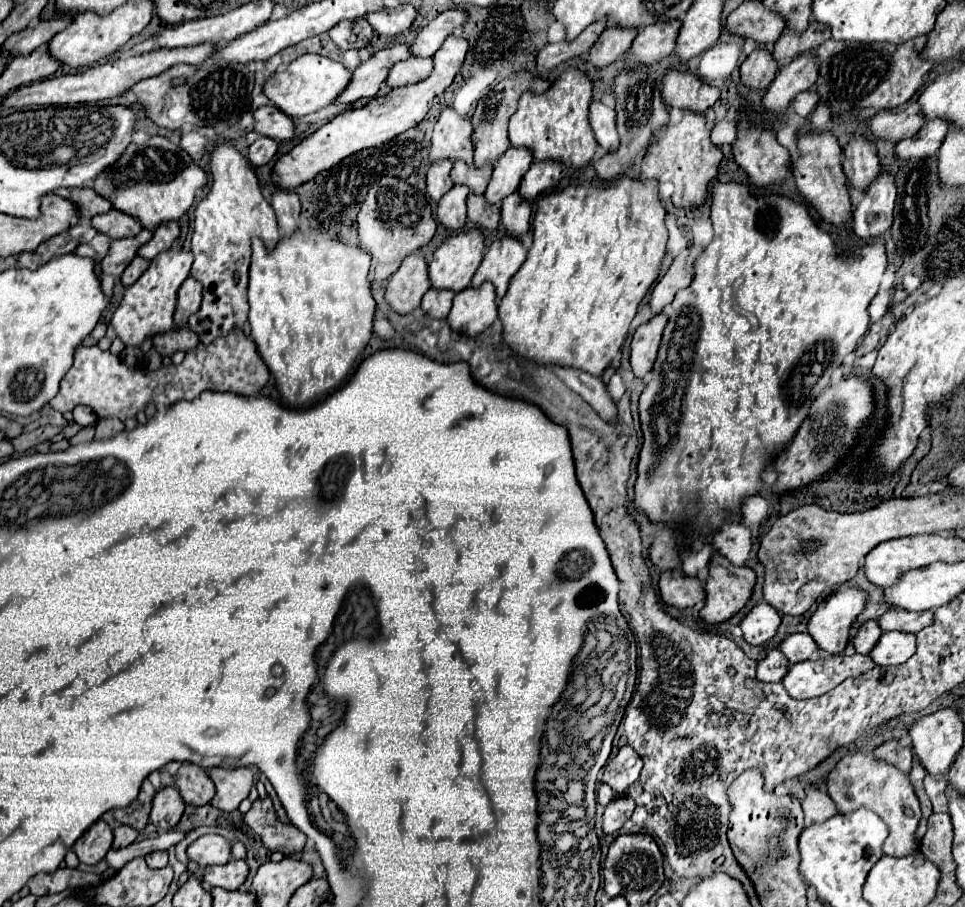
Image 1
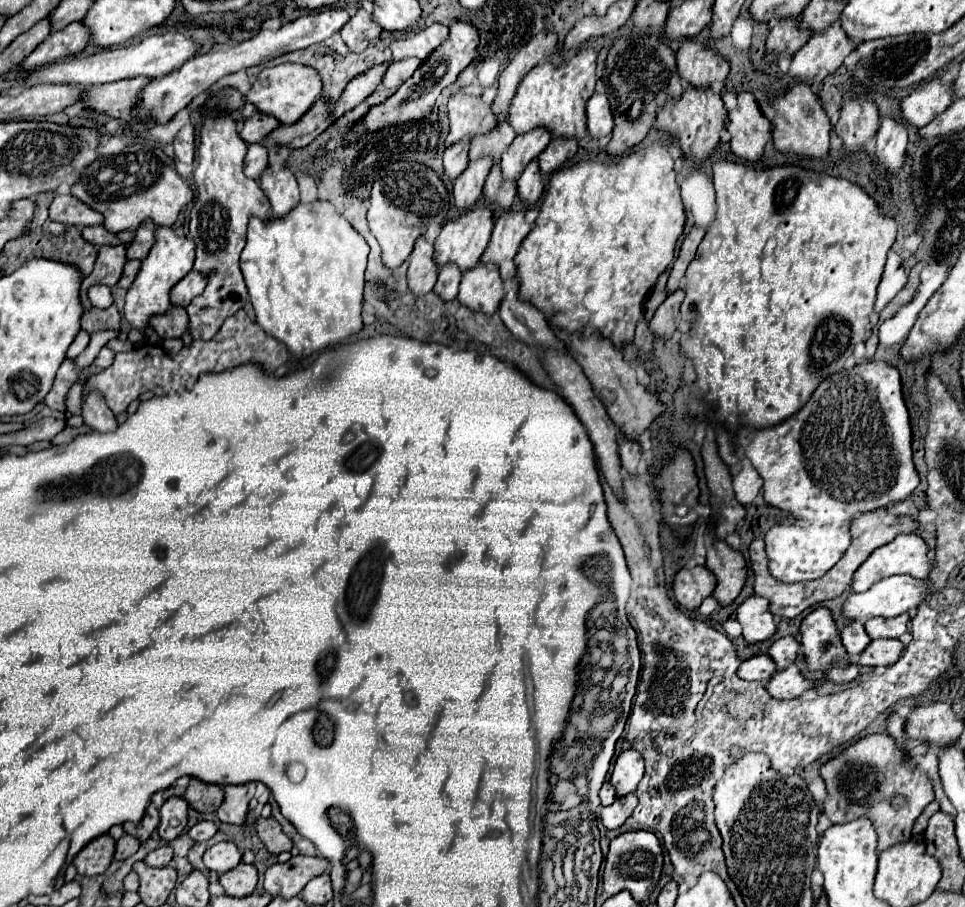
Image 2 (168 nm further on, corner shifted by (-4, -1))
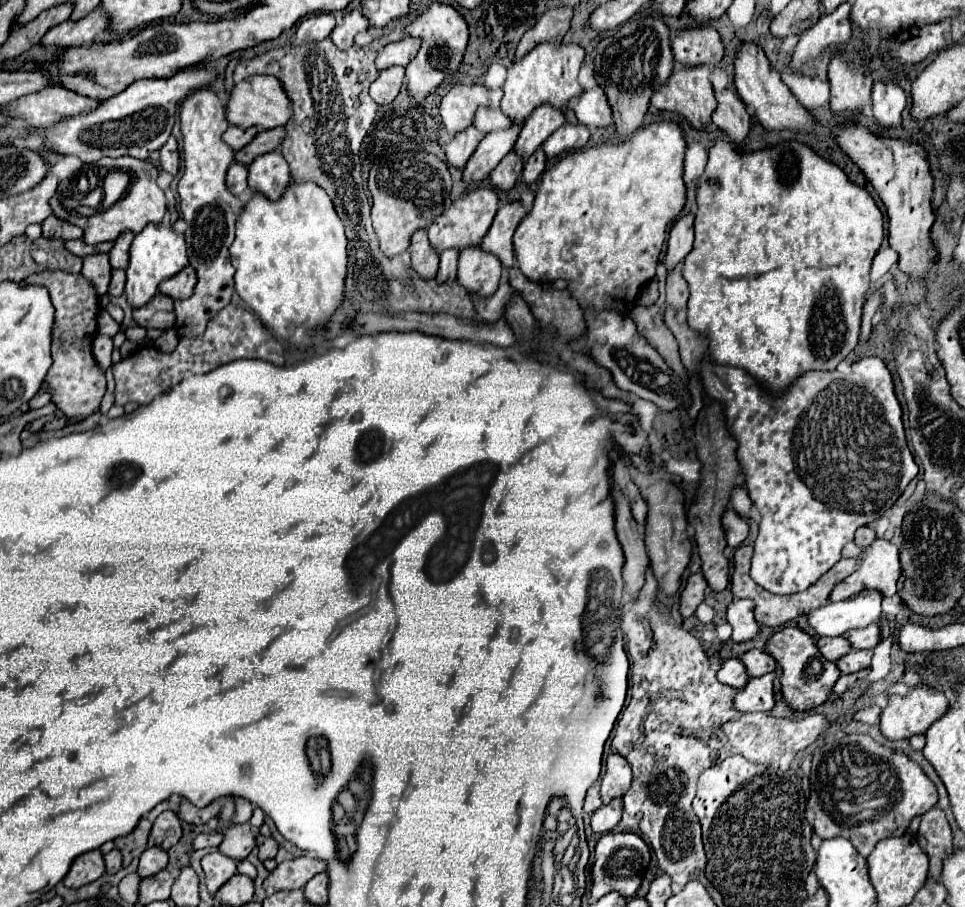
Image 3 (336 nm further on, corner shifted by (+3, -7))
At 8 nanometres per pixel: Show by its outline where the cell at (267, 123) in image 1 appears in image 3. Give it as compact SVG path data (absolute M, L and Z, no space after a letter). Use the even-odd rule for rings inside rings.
M228 126L228 130L222 134L222 140L232 148L232 150L240 150L244 148L254 136L258 134L256 128L236 128L236 126Z

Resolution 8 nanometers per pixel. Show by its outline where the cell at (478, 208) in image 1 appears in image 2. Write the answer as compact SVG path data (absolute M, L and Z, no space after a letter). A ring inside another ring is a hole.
M499 164L491 168L485 186L483 186L483 200L489 204L495 204L499 210L507 212L515 200L515 182L501 178Z

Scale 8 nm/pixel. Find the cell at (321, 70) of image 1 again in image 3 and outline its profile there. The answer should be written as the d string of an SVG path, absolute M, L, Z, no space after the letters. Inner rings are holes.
M250 76L238 82L230 92L230 100L226 104L226 120L240 128L256 126L256 128L268 130L268 128L284 126L284 122L288 122L290 116L292 116L292 110L290 110L288 96L284 94L280 82L276 82L276 78L272 76Z

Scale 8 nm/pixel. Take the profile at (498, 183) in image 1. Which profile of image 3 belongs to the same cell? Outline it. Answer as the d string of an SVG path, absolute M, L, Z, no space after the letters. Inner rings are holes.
M540 104L530 116L528 116L528 122L524 124L518 140L516 140L516 146L514 150L528 158L532 156L532 152L556 130L560 128L562 124L566 122L566 114L562 110L556 110L554 106L550 104Z

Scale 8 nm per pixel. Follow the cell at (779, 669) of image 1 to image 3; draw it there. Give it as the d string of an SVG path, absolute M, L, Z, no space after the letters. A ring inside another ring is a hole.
M730 658L730 660L724 660L722 662L722 668L718 670L718 680L722 684L728 684L736 690L740 690L744 686L744 682L748 680L748 674L744 670L744 664L738 660L738 658Z

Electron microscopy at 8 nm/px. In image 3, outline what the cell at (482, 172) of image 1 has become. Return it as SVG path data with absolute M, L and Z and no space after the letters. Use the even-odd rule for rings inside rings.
M480 106L476 110L476 116L474 116L474 126L478 130L482 130L484 134L496 130L496 128L504 128L504 126L510 126L512 120L502 112L502 110L492 110L488 106Z

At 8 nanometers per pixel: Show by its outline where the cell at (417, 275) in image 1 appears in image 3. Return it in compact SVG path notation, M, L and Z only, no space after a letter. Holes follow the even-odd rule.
M416 230L408 248L412 256L412 268L418 274L424 274L424 278L434 278L440 262L440 254L430 246L430 240L426 236L426 230Z

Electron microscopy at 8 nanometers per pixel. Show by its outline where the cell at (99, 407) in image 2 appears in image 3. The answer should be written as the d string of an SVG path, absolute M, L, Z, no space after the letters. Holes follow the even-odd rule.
M44 270L38 274L32 274L20 282L20 286L44 286L50 292L50 300L56 308L54 316L54 326L52 326L52 366L44 378L44 384L48 386L46 392L52 394L52 402L56 404L58 410L62 410L68 418L76 416L90 416L100 408L102 396L106 392L106 378L102 368L96 364L92 356L92 342L96 336L96 316L100 312L100 300L92 284L82 276L82 274L70 274L62 270Z

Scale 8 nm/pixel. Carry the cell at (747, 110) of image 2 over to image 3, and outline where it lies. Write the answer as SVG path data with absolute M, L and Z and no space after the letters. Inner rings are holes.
M730 88L716 92L716 100L718 100L718 106L712 114L712 122L720 130L724 130L734 142L740 144L750 130L750 114L746 112L744 102Z

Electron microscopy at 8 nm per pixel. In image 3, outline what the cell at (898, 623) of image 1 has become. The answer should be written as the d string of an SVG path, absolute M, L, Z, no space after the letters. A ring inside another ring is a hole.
M872 624L872 626L866 626L864 630L848 630L844 638L850 642L854 650L866 650L866 648L872 650L880 642L880 628L878 624Z

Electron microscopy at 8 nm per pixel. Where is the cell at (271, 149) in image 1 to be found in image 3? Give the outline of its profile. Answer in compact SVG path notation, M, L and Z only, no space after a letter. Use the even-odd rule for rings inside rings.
M236 162L228 168L228 174L226 174L226 186L228 186L228 190L230 190L234 196L244 196L244 192L248 190L246 174L248 174L248 168L236 166Z

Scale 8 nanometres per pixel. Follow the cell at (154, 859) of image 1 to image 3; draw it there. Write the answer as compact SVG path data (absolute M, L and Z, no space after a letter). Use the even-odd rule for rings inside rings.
M148 848L144 850L144 854L140 856L140 866L138 866L138 874L142 878L148 878L148 876L154 876L156 872L164 870L168 864L168 854L160 848Z

